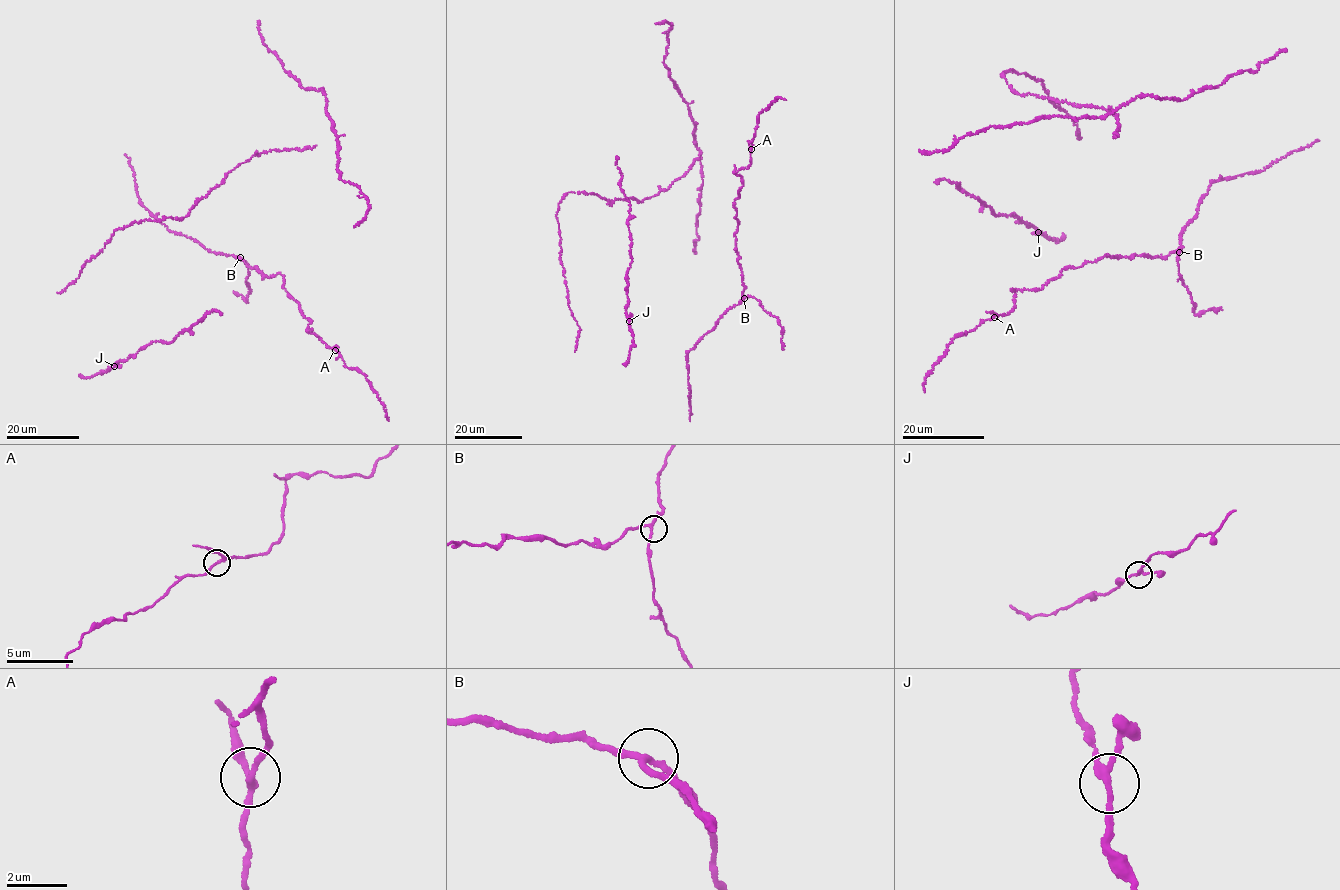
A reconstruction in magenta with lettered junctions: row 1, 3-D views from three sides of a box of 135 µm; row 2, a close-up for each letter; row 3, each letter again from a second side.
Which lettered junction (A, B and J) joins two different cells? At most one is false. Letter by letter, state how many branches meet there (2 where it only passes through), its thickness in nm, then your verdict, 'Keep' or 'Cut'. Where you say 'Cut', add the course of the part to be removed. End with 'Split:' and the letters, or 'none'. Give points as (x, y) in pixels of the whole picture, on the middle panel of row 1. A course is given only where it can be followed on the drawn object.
A: Branches: 3. Thickness 180 nm. Keep
B: Branches: 3. Thickness 190 nm. Keep
J: Branches: 3. Thickness 180 nm. Keep
Split: none

